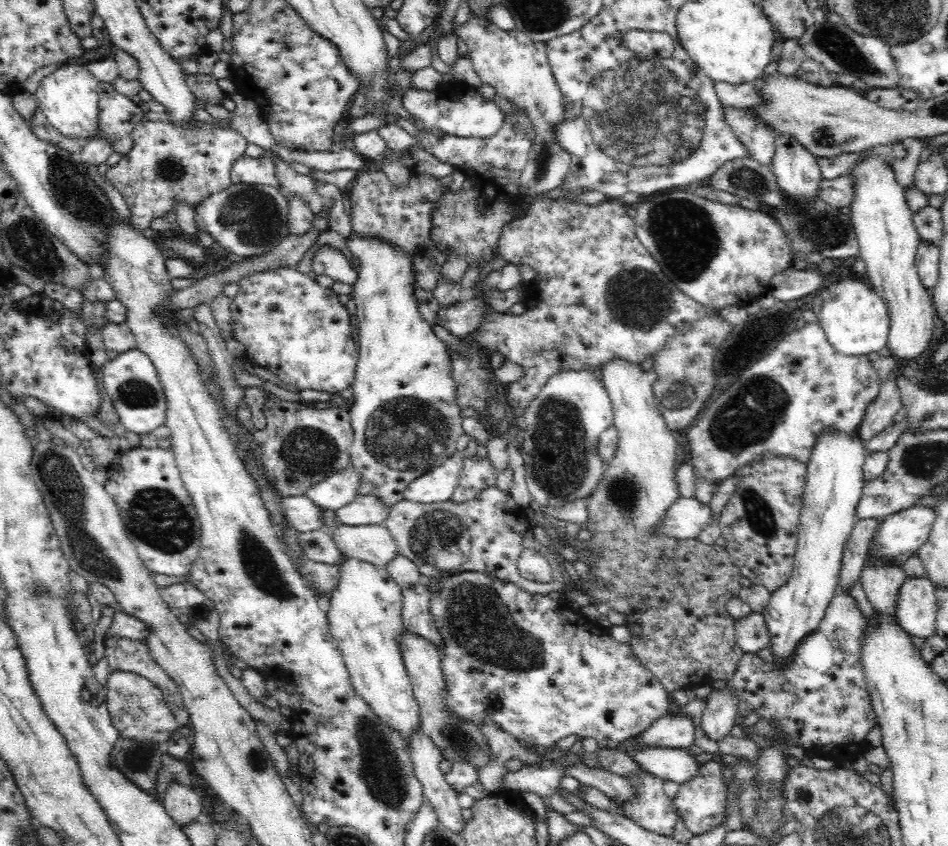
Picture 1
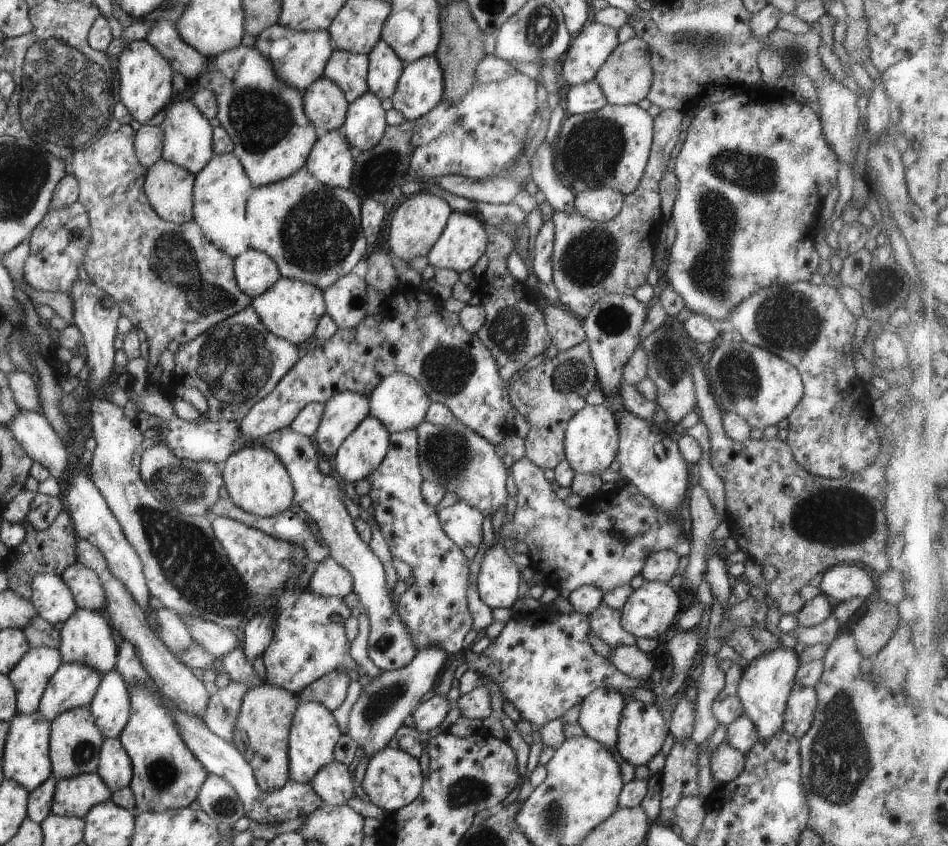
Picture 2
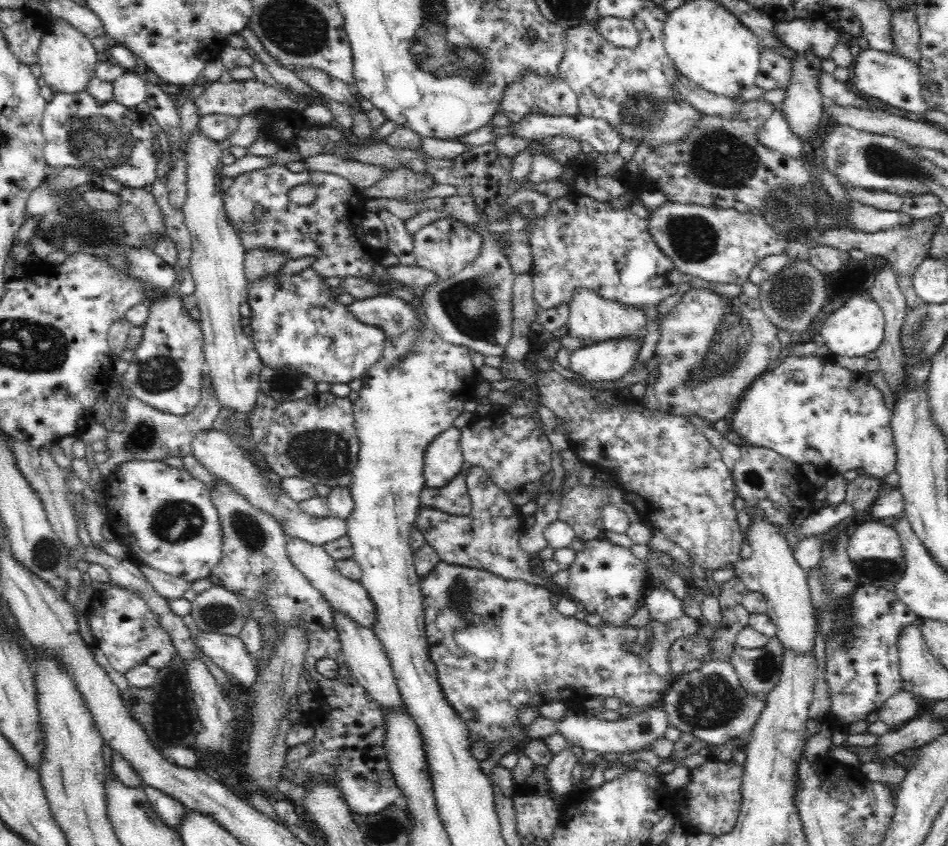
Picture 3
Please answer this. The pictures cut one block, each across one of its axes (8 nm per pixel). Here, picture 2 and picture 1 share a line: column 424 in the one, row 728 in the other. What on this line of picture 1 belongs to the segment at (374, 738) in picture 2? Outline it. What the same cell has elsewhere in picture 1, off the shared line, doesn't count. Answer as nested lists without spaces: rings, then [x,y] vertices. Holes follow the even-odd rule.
[[[683,711],[672,713],[672,715],[664,715],[657,718],[638,736],[628,738],[620,744],[616,744],[614,748],[620,753],[629,756],[634,747],[645,749],[646,747],[658,748],[675,748],[684,749],[692,746],[694,740],[694,724]]]

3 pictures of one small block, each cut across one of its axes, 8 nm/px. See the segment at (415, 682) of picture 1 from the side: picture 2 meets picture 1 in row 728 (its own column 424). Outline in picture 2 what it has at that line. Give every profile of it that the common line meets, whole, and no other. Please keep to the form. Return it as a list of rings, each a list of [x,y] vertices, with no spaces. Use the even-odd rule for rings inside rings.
[[[454,420],[448,425],[432,425],[421,421],[416,426],[418,467],[425,481],[438,482],[445,492],[453,492],[457,501],[467,503],[481,514],[490,516],[501,505],[505,505],[507,470],[493,445],[470,428]]]

